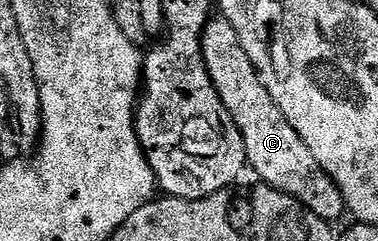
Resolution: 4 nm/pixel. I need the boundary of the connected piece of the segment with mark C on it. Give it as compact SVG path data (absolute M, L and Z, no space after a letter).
M214 16L206 23L201 36L201 50L211 83L215 83L215 91L219 91L223 107L227 107L231 119L235 119L243 135L248 168L254 169L264 184L302 201L324 221L337 223L341 216L346 216L345 200L339 187L325 174L323 167L315 163L315 155L307 151L307 143L299 139L295 127L287 123L283 111L279 111L275 99L269 93L262 74L251 63L247 51L243 51L235 27L231 27L224 16Z

